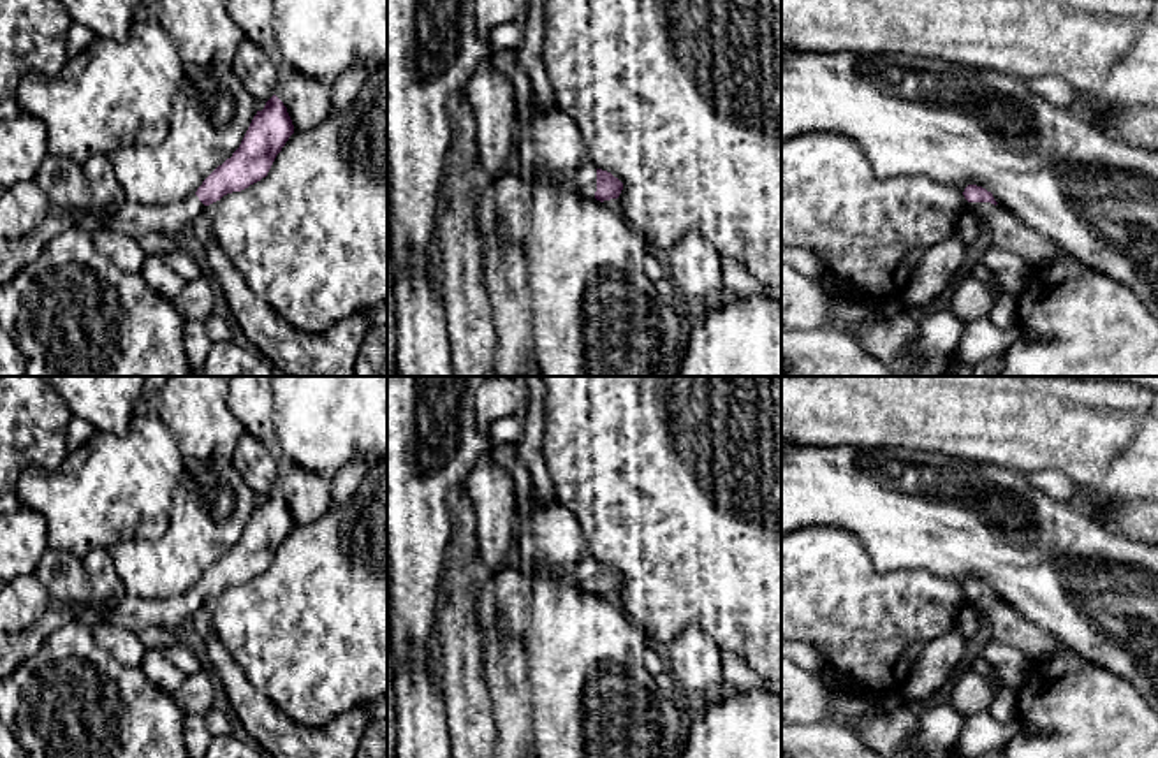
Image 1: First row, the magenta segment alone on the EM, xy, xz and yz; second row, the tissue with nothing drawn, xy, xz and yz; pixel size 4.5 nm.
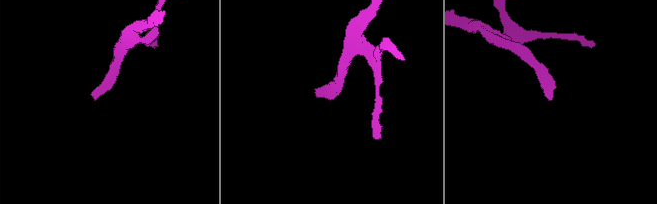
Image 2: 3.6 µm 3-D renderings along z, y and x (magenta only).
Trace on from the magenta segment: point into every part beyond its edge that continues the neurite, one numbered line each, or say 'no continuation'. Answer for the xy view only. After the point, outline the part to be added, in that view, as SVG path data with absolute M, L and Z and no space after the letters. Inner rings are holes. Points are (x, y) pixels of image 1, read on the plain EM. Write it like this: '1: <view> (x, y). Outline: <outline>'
1: xy (136, 614). Outline: M197 589L165 600L136 598L120 593L104 605L84 605L77 609L48 610L37 623L18 633L0 633L0 681L12 675L16 668L32 658L44 640L69 617L76 617L88 628L111 621L139 633L146 628L174 630L188 623L202 609L204 598Z

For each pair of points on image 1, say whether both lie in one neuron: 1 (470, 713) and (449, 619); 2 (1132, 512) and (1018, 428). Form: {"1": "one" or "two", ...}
{"1": "one", "2": "two"}

